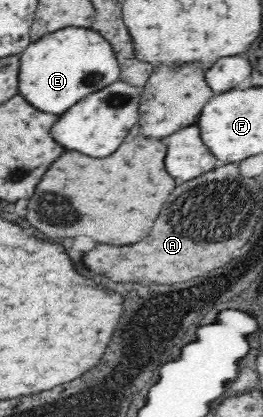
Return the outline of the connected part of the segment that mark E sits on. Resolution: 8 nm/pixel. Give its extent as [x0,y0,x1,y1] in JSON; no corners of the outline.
[18,26,119,114]

